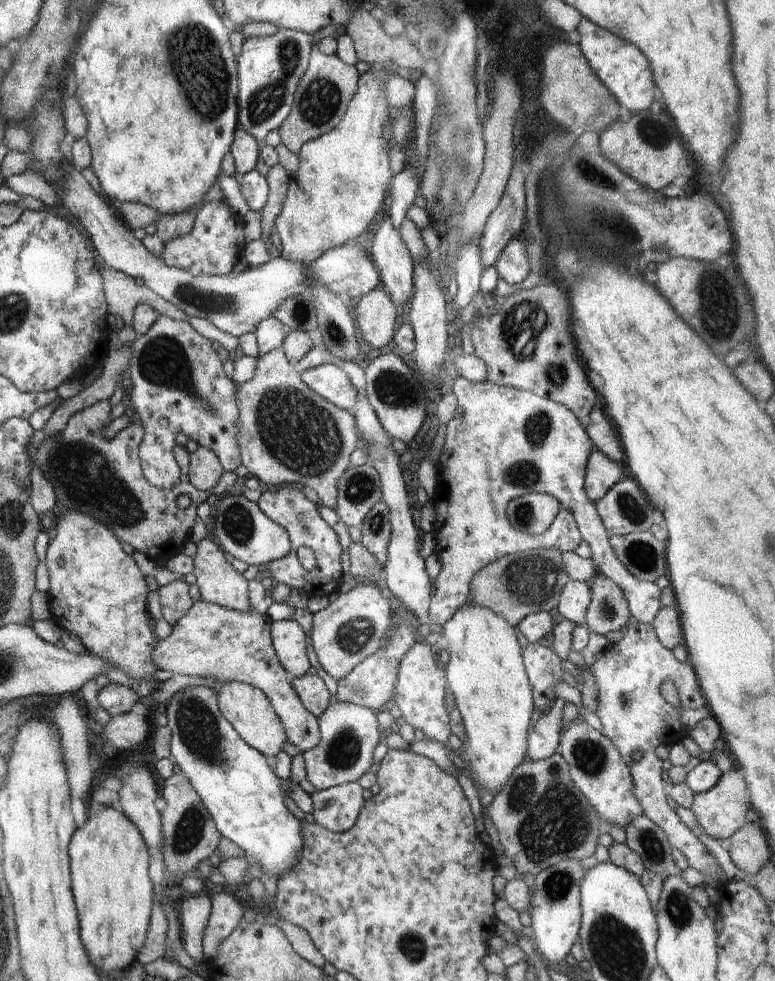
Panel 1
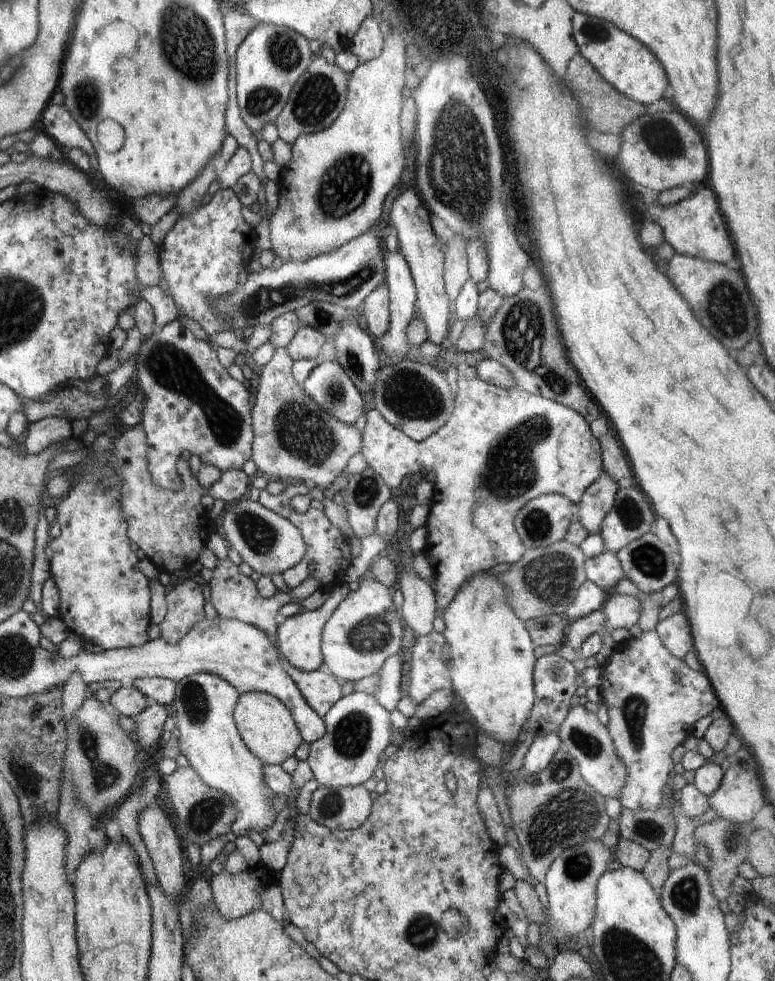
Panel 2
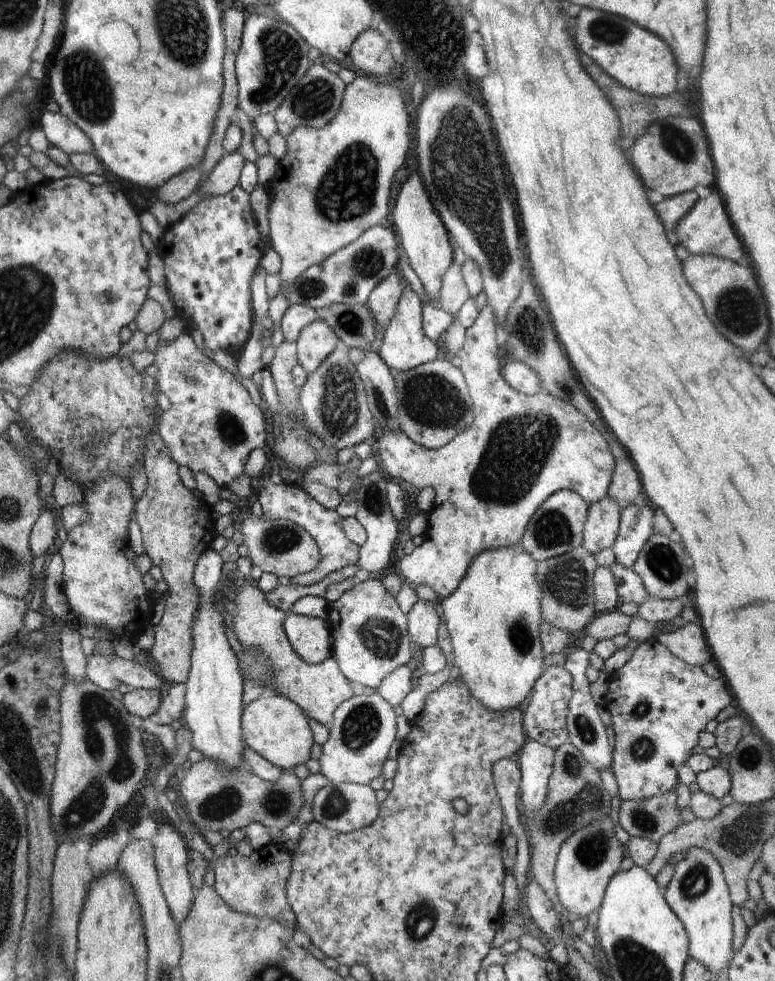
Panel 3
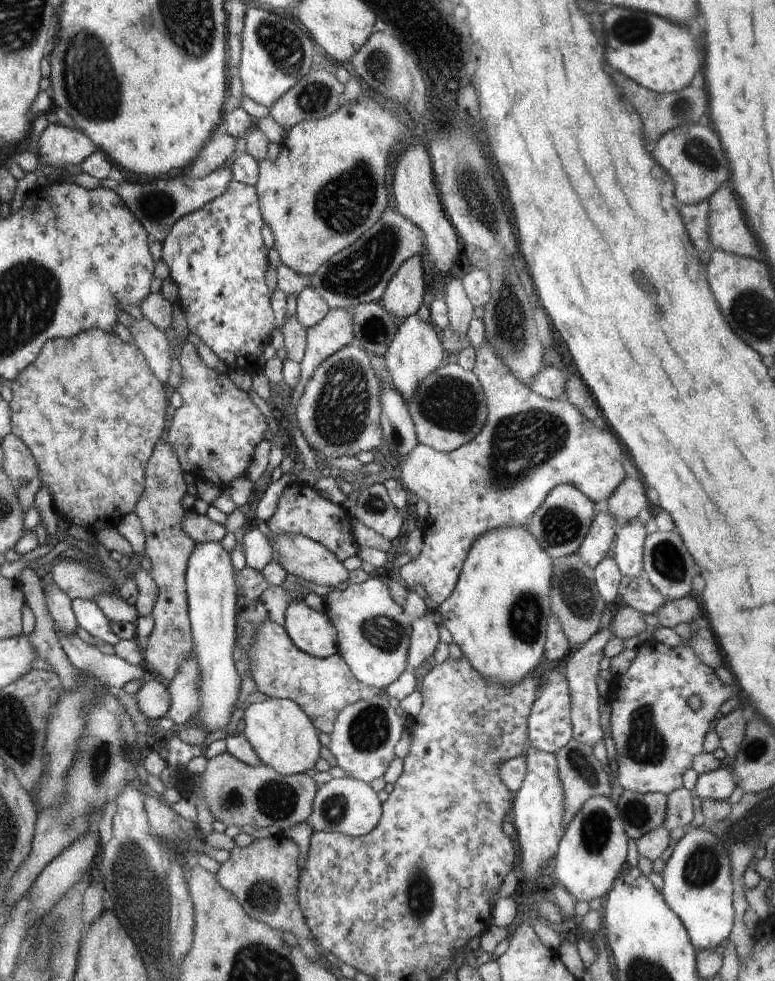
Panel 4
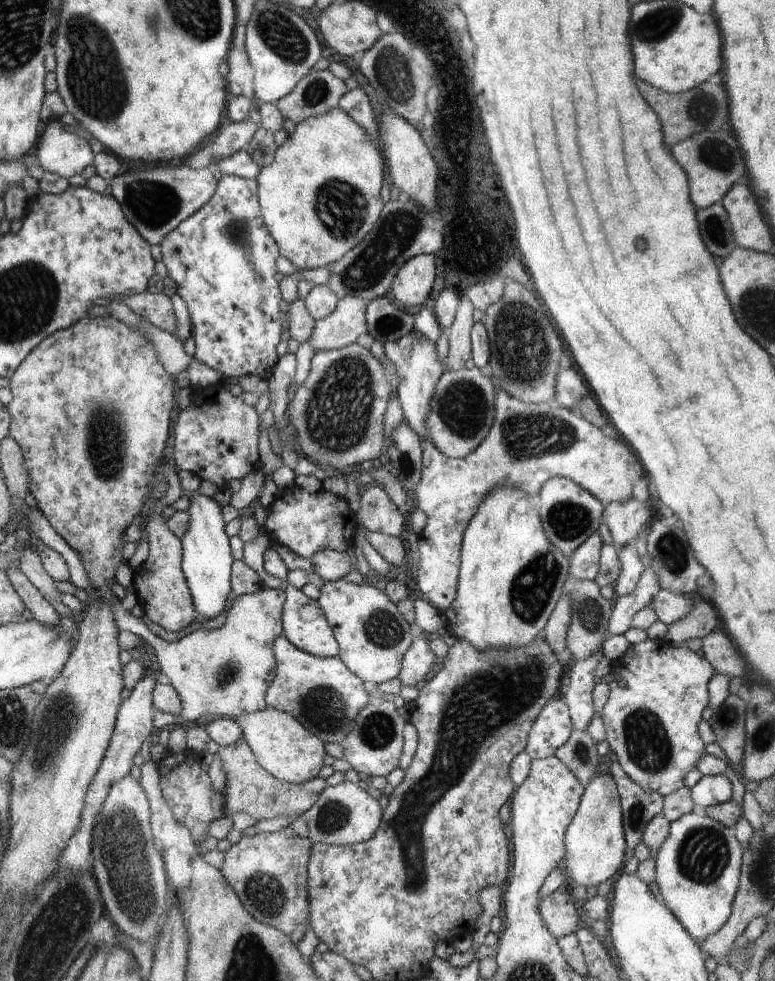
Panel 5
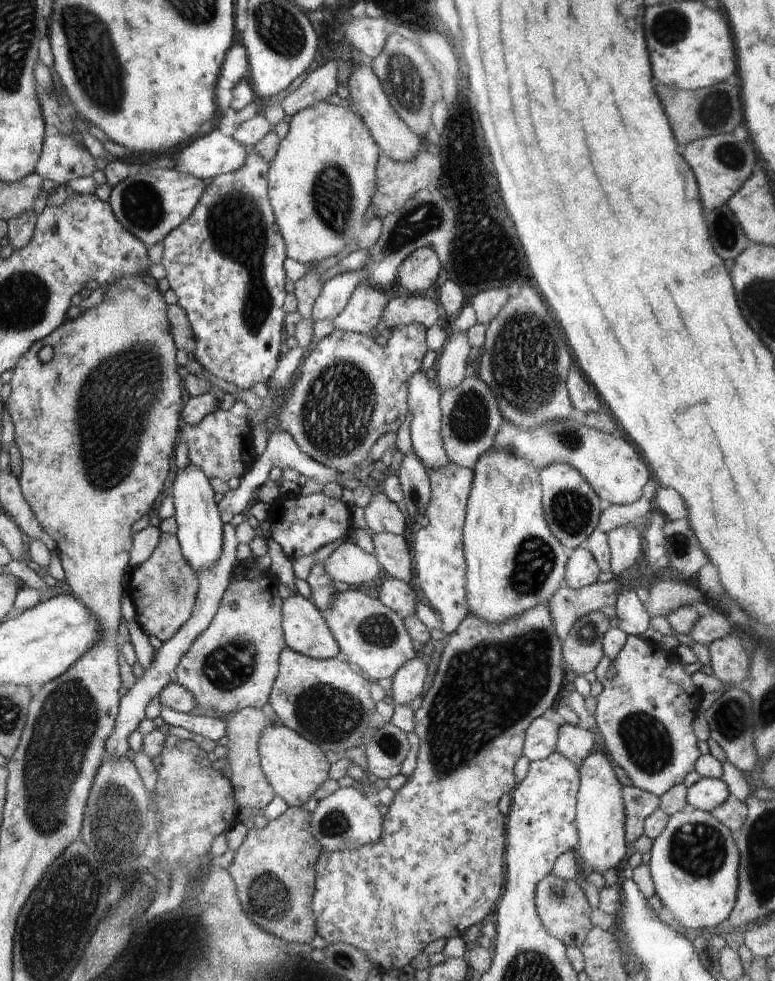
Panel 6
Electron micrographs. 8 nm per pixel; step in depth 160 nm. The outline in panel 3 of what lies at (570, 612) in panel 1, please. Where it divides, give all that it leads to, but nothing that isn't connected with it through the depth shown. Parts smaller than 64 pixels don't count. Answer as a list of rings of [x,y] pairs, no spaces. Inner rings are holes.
[[[598,566],[592,580],[597,613],[607,613],[619,608],[621,600],[617,593],[616,579],[610,567]]]

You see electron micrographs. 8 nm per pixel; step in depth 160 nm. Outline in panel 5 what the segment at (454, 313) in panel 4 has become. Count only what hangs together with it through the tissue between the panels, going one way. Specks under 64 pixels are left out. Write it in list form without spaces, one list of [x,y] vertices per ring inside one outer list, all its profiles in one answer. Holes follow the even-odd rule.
[[[460,294],[459,299],[454,323],[447,332],[450,350],[446,362],[450,370],[465,368],[466,362],[471,358],[471,331],[475,324],[472,312],[475,309],[463,294]]]

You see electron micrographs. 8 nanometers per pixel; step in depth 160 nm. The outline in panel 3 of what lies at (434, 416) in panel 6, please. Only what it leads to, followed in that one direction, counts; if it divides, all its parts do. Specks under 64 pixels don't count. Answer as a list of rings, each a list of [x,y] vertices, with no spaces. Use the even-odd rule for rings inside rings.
[[[404,277],[401,278],[405,288],[402,298],[399,300],[396,314],[390,324],[381,331],[382,344],[377,352],[391,371],[398,373],[412,370],[421,364],[433,361],[438,356],[438,345],[423,331],[422,303],[425,299],[414,293]]]

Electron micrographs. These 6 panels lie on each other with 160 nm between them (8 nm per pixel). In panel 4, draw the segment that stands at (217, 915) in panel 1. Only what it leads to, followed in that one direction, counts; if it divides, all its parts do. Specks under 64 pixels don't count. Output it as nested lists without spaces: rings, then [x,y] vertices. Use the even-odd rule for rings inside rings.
[[[284,833],[253,839],[247,847],[235,845],[228,860],[220,864],[215,875],[218,884],[228,889],[244,912],[254,920],[283,933],[291,932],[296,937],[313,938],[297,901],[300,872],[296,863],[298,854],[298,845]]]

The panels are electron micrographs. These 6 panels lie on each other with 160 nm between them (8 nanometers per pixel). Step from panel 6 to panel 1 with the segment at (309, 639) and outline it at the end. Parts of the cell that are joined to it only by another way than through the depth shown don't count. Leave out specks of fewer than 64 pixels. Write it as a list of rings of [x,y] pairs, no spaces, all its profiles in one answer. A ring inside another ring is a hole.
[[[294,619],[272,621],[270,624],[270,636],[276,658],[278,658],[280,666],[286,670],[290,677],[298,678],[307,675],[311,667],[308,660],[310,653],[306,650],[306,644],[308,644],[308,642],[306,642],[306,632],[304,632],[302,626],[300,626],[300,624]]]

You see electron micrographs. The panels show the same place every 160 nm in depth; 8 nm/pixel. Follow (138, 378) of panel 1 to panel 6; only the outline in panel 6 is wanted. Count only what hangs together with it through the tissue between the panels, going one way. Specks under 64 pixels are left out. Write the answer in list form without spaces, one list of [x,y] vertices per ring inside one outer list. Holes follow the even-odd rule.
[[[236,401],[227,411],[218,408],[210,413],[196,426],[185,425],[181,429],[181,438],[187,442],[189,458],[192,465],[196,465],[210,478],[241,478],[250,468],[257,456],[252,444],[252,429],[247,419],[250,409],[245,402]]]

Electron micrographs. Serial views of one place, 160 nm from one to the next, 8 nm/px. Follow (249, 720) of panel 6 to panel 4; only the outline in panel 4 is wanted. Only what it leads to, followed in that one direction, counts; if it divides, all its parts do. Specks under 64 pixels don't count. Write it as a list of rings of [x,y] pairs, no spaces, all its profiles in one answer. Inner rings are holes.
[[[228,751],[207,760],[207,768],[194,778],[194,786],[196,790],[188,796],[195,799],[198,791],[204,792],[210,812],[227,827],[241,828],[245,824],[258,828],[276,826],[282,833],[307,820],[312,814],[313,800],[317,793],[315,780],[306,773],[281,775],[264,763],[246,764]]]

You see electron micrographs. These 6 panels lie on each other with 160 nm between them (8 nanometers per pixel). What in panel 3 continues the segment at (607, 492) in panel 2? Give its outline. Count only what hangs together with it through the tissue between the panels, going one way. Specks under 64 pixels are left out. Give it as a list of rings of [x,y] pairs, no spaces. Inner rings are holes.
[[[610,498],[589,505],[583,526],[582,546],[590,554],[594,555],[614,544],[618,536],[622,507],[622,504]]]

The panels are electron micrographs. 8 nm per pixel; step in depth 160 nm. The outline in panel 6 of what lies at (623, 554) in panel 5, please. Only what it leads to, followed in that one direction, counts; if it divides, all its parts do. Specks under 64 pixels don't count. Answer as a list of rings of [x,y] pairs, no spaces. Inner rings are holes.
[[[628,580],[622,586],[620,594],[615,604],[615,616],[618,617],[618,628],[623,630],[627,635],[640,636],[651,628],[649,619],[651,616],[645,609],[640,599],[635,593],[635,589],[630,586]]]

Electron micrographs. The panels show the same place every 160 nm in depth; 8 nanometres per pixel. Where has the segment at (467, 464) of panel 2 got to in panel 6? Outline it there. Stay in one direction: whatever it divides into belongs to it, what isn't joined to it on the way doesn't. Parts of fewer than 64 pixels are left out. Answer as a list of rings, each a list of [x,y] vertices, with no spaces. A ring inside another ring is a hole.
[[[574,419],[555,421],[538,426],[534,431],[525,431],[504,420],[495,434],[494,447],[512,448],[512,452],[524,457],[539,472],[548,465],[564,463],[572,465],[591,484],[592,490],[601,499],[612,505],[629,505],[642,498],[642,490],[650,480],[650,468],[638,450],[626,440],[582,425]],[[450,463],[429,473],[431,499],[426,509],[428,525],[421,527],[414,536],[414,558],[418,587],[428,598],[432,608],[443,622],[447,635],[456,632],[458,625],[469,615],[467,603],[467,564],[463,553],[463,523],[466,516],[467,496],[472,486],[473,472]]]

